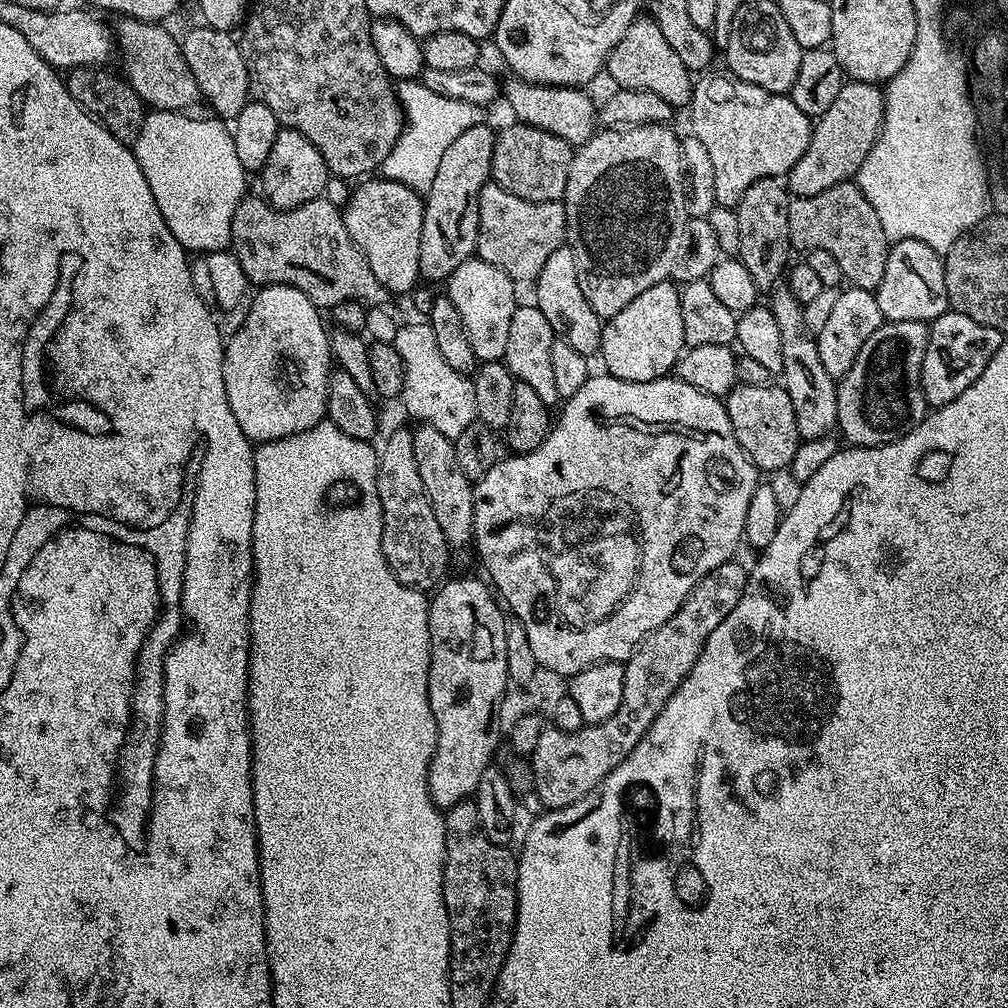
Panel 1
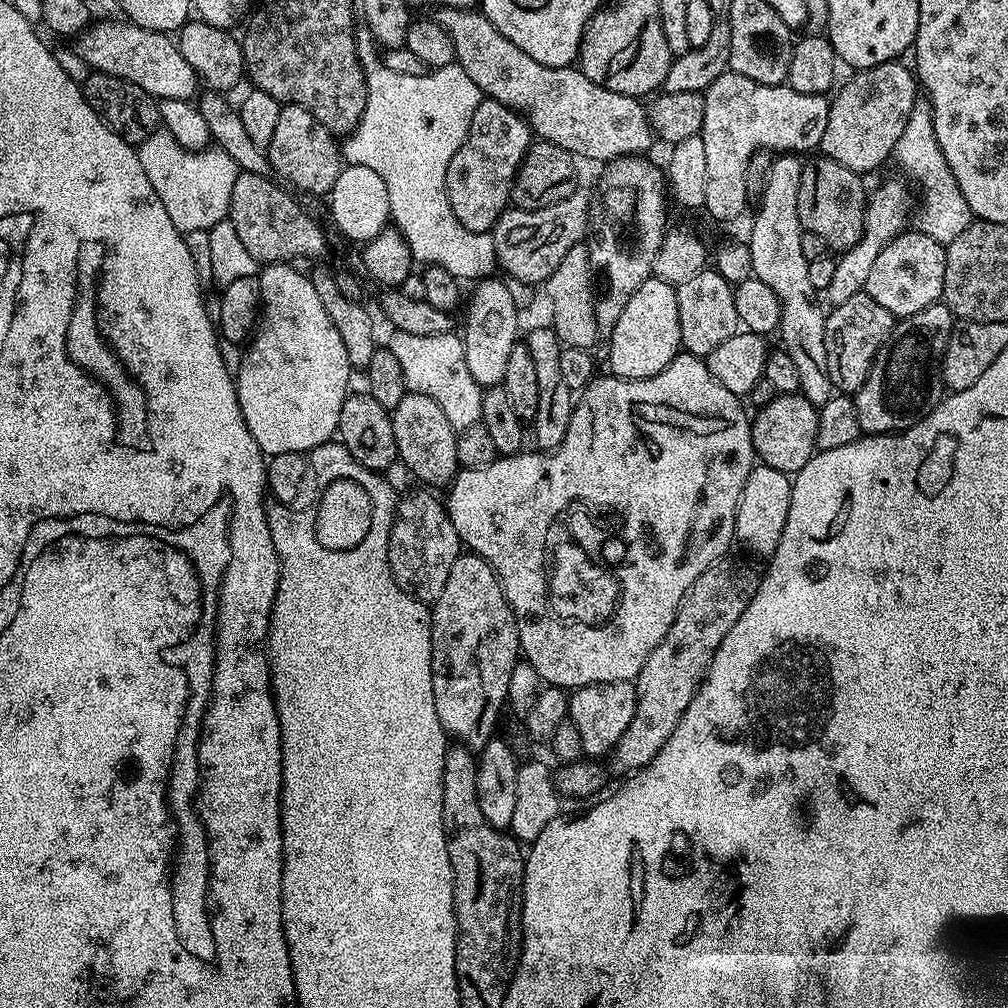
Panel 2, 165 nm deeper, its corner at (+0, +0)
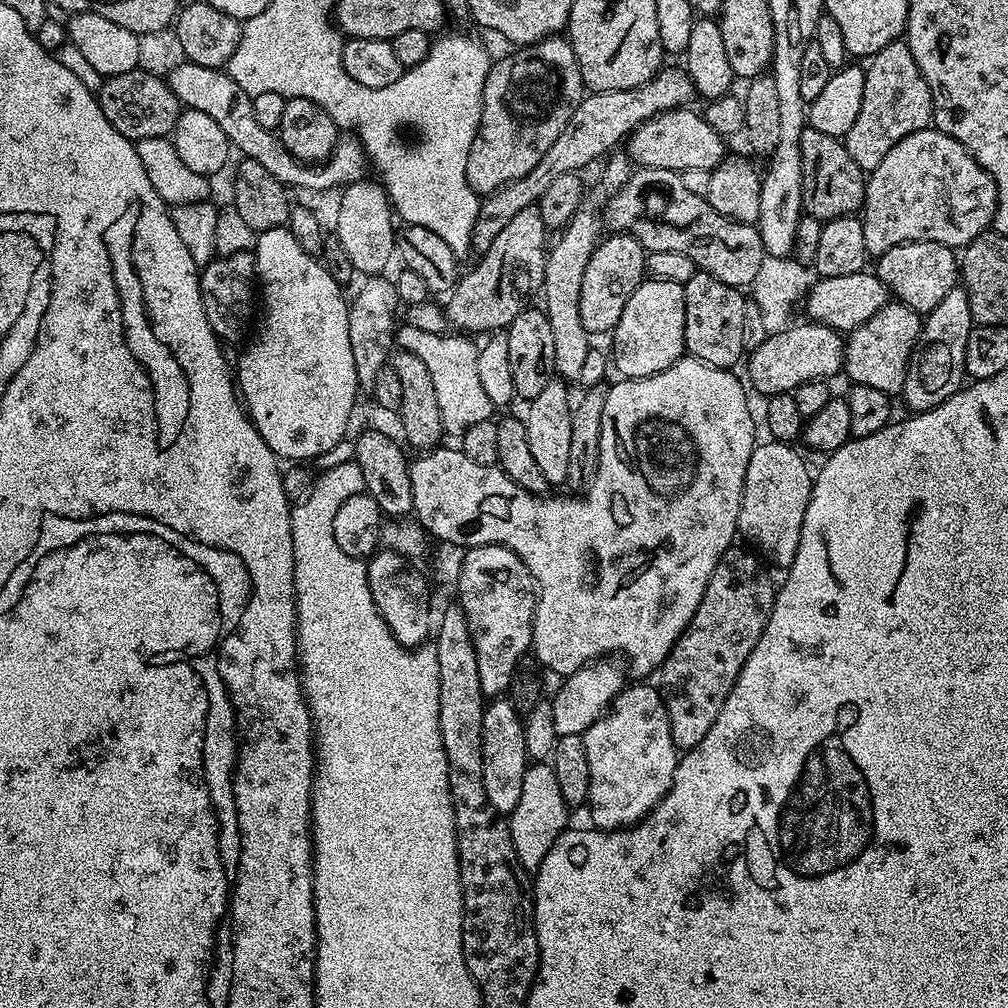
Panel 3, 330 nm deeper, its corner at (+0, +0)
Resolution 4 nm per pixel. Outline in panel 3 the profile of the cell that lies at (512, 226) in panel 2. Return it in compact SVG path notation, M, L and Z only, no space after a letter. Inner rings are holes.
M637 167L628 181L613 191L608 197L608 205L602 208L602 220L608 224L613 233L626 232L634 237L648 252L658 250L678 250L678 254L686 254L695 262L697 269L708 272L714 278L726 282L730 286L743 289L751 285L766 255L759 231L753 225L739 224L714 210L705 197L690 194L686 186L682 186L680 173L662 170L661 168Z

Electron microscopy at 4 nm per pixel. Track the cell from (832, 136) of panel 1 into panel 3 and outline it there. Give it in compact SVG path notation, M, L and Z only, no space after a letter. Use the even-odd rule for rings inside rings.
M903 39L895 40L890 46L878 50L866 64L862 110L854 118L854 126L843 136L843 142L850 158L858 166L871 170L910 134L928 128L932 124L932 95L914 54Z

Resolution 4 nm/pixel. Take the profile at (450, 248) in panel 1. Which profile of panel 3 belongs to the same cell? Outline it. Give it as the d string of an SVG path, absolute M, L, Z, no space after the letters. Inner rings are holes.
M559 35L549 36L536 44L517 47L509 56L502 57L497 64L495 61L488 69L480 125L470 146L470 158L466 158L466 178L472 189L478 194L497 192L502 186L512 184L518 178L530 174L530 170L534 170L534 166L542 162L542 154L550 150L554 138L562 134L562 126L570 122L570 114L574 114L585 95L586 85L574 58L572 45Z

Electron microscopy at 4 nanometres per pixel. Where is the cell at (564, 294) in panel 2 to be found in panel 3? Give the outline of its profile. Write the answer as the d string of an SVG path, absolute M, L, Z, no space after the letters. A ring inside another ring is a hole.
M626 232L608 234L608 237L605 235L590 256L583 275L578 301L581 325L589 334L611 333L618 318L622 318L622 310L626 310L626 302L630 302L630 294L634 294L634 290L644 279L646 249Z

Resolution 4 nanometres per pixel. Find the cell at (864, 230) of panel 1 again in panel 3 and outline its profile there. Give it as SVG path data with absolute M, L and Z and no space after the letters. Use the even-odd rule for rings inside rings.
M806 126L800 135L800 149L804 212L821 222L856 216L864 207L866 172L858 166L858 162L854 162L854 158L850 158L843 139Z

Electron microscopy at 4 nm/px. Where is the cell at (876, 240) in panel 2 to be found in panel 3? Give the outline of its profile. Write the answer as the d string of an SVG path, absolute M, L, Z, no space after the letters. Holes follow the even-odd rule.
M923 128L902 138L902 142L898 142L898 146L894 146L894 150L890 150L890 154L886 154L886 158L882 158L867 177L862 219L869 257L879 258L890 250L890 246L898 246L902 242L938 242L953 250L963 250L970 241L992 228L996 213L996 183L988 171L968 149L951 138L940 138L936 152L928 152L929 134L929 129Z

